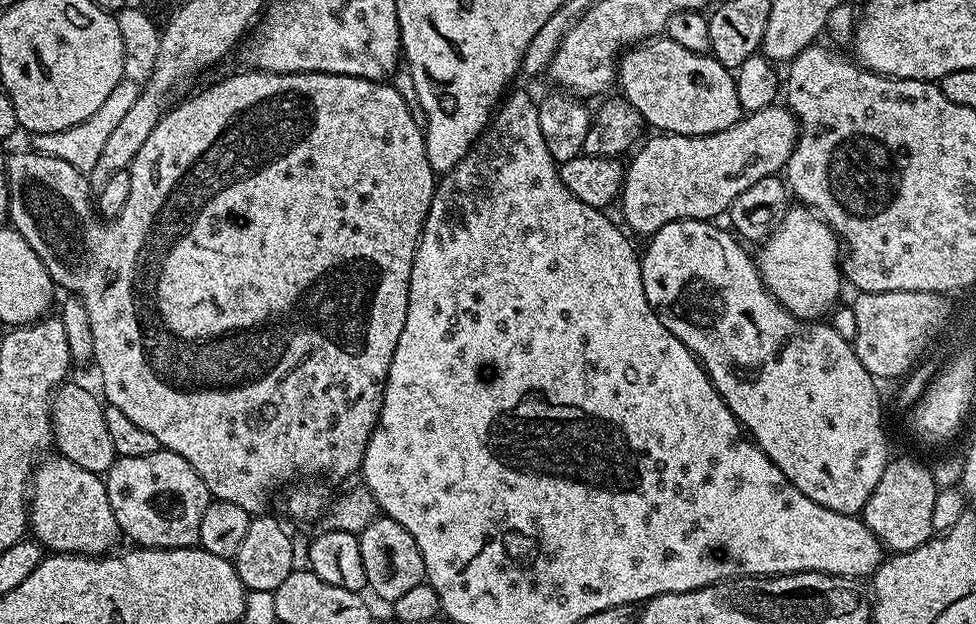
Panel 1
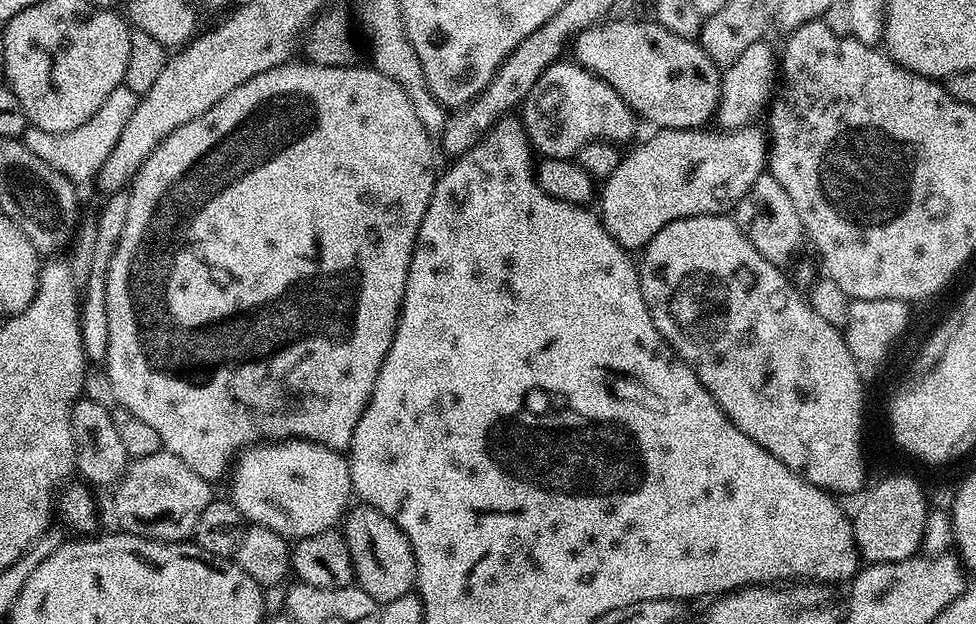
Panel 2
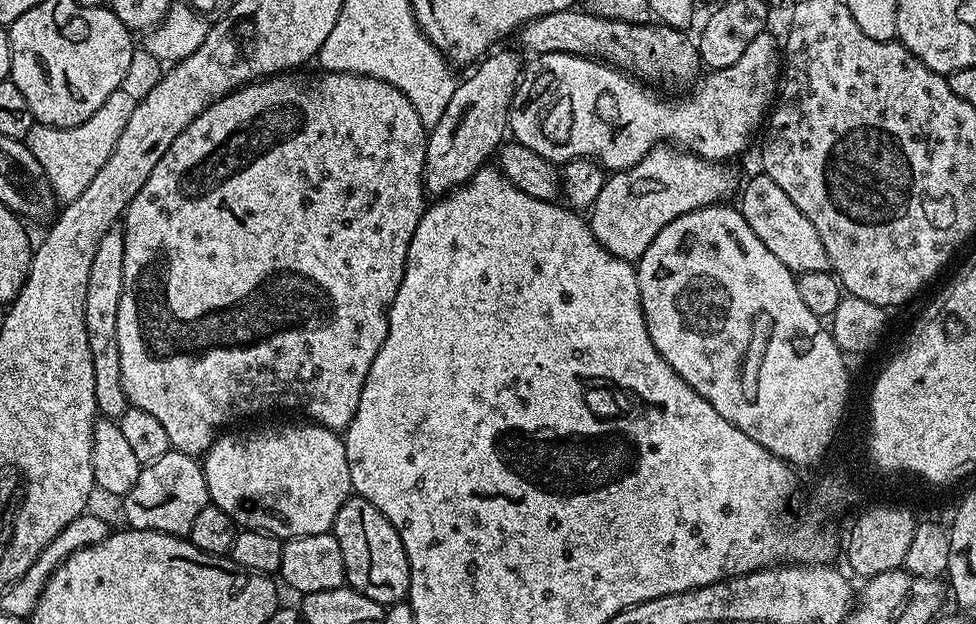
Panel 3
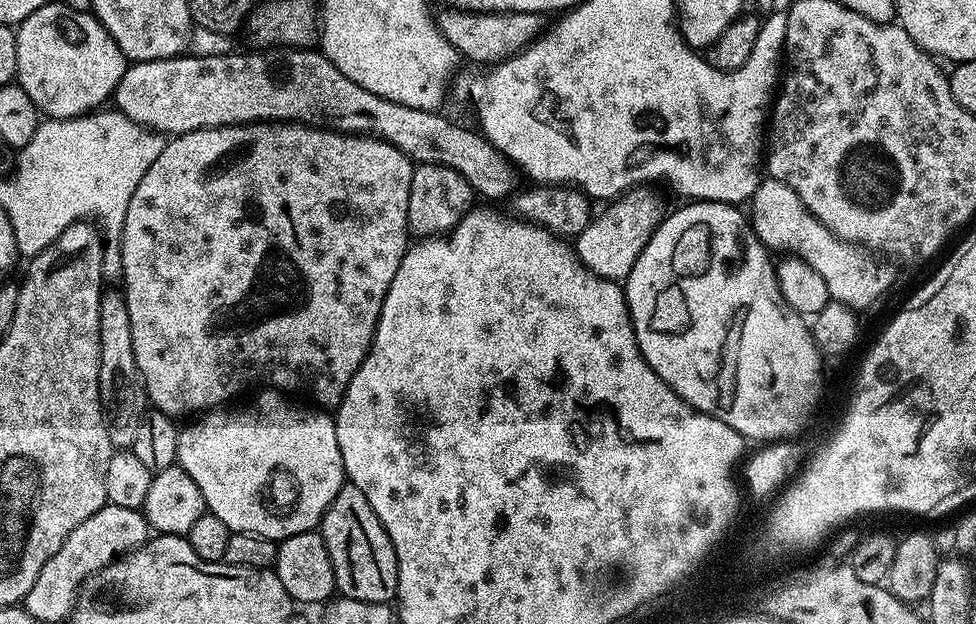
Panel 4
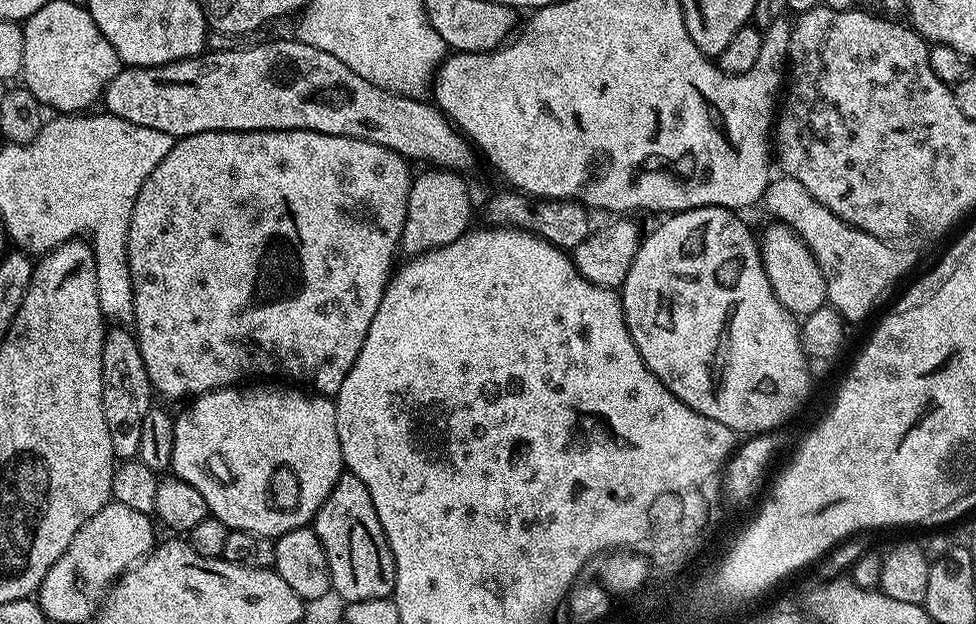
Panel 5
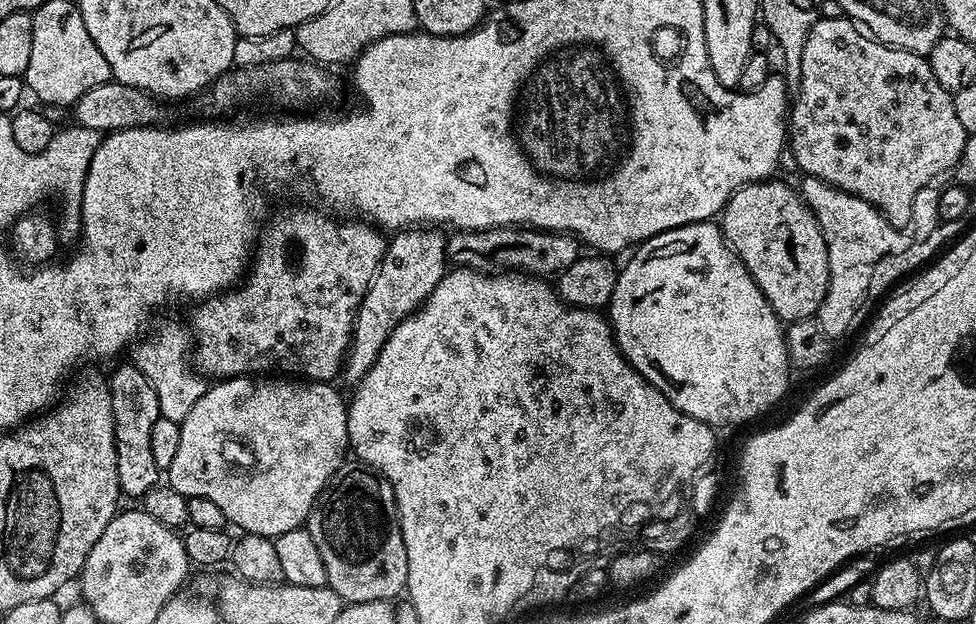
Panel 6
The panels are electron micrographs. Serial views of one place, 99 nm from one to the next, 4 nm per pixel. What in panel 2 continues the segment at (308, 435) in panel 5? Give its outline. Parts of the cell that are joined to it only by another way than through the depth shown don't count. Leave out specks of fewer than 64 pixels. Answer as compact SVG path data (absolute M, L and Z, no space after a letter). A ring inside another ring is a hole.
M278 440L251 445L237 455L230 469L230 480L231 476L230 499L245 521L249 525L266 526L266 530L274 530L292 542L336 528L349 511L348 499L354 496L347 455L309 440Z

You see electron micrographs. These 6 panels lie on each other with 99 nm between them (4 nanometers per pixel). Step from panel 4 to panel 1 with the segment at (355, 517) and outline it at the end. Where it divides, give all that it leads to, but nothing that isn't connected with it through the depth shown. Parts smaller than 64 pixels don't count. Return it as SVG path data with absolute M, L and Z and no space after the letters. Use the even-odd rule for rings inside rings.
M377 515L358 534L362 548L362 567L366 570L366 582L370 592L380 600L391 602L402 598L410 589L425 583L422 554L414 542L414 538L401 524L388 516Z

